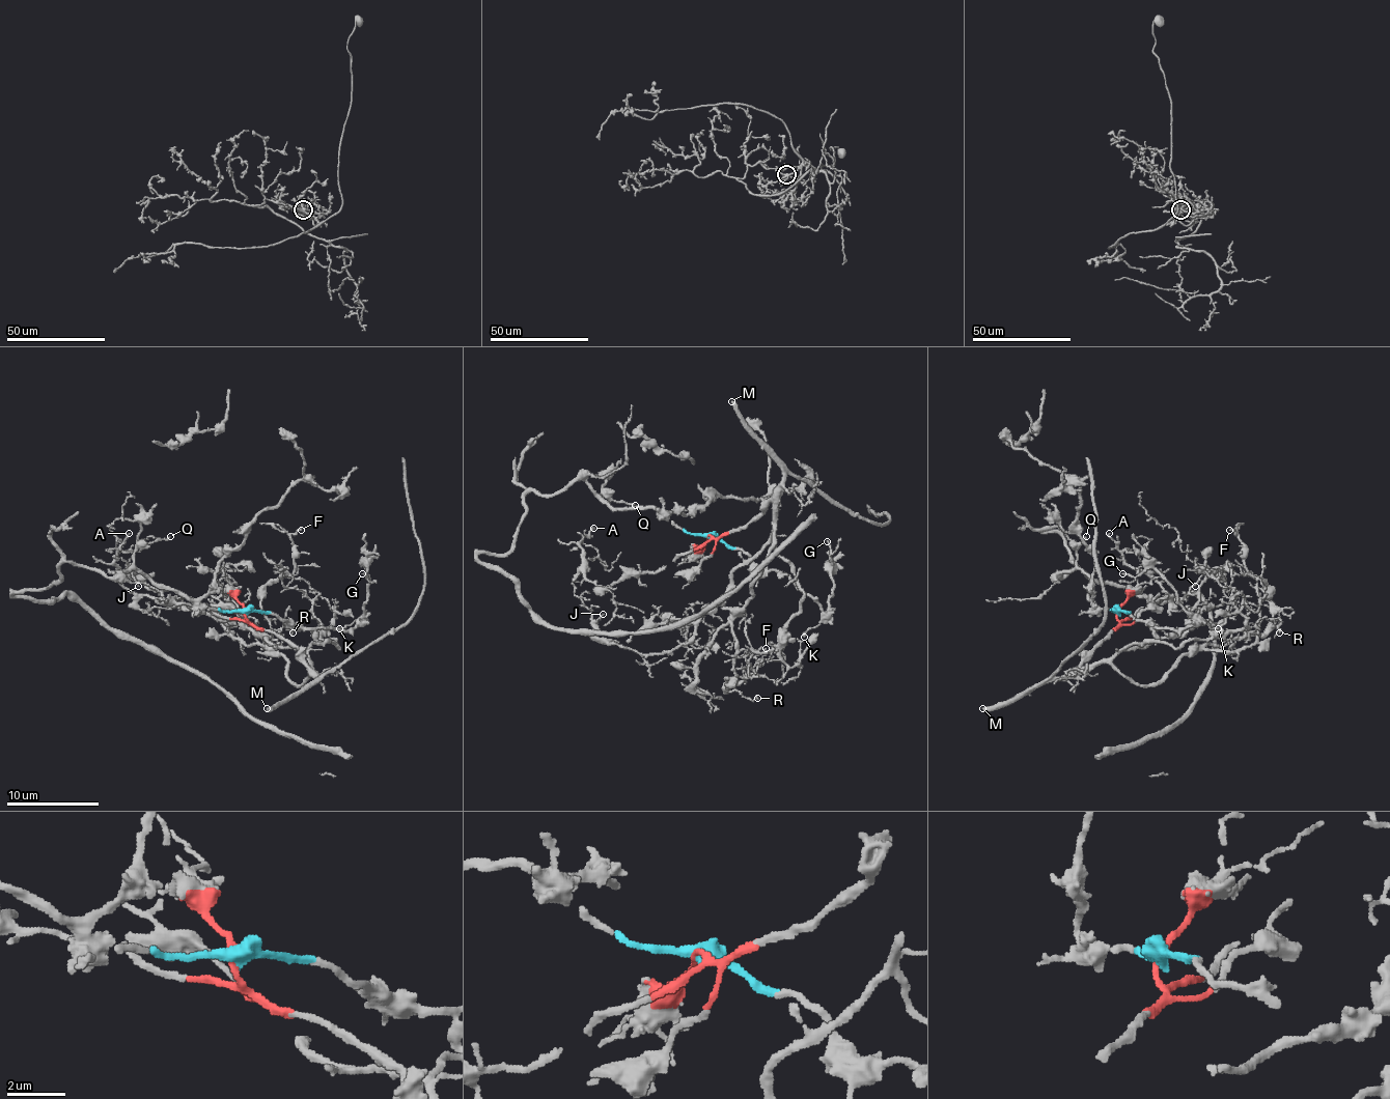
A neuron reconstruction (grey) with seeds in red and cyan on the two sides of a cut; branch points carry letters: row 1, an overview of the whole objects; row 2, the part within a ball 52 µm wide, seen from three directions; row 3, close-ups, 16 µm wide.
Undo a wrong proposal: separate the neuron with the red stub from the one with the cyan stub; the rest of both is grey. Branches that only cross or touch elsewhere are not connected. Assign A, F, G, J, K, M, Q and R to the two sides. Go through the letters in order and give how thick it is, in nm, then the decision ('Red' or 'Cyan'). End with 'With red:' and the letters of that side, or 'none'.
A: Thickness 140 nm. Red
F: Thickness 160 nm. Red
G: Thickness 150 nm. Cyan
J: Thickness 130 nm. Red
K: Thickness 150 nm. Cyan
M: Thickness 360 nm. Red
Q: Thickness 170 nm. Cyan
R: Thickness 170 nm. Red
With red: A, F, J, M, R

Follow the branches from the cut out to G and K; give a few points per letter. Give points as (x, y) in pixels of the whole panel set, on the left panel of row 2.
G: (244, 612), (276, 614), (297, 625), (350, 630), (359, 621), (366, 600), (366, 568), (366, 575), (361, 572)
K: (244, 612), (276, 614), (297, 625), (350, 630), (357, 623), (355, 621), (338, 628)

